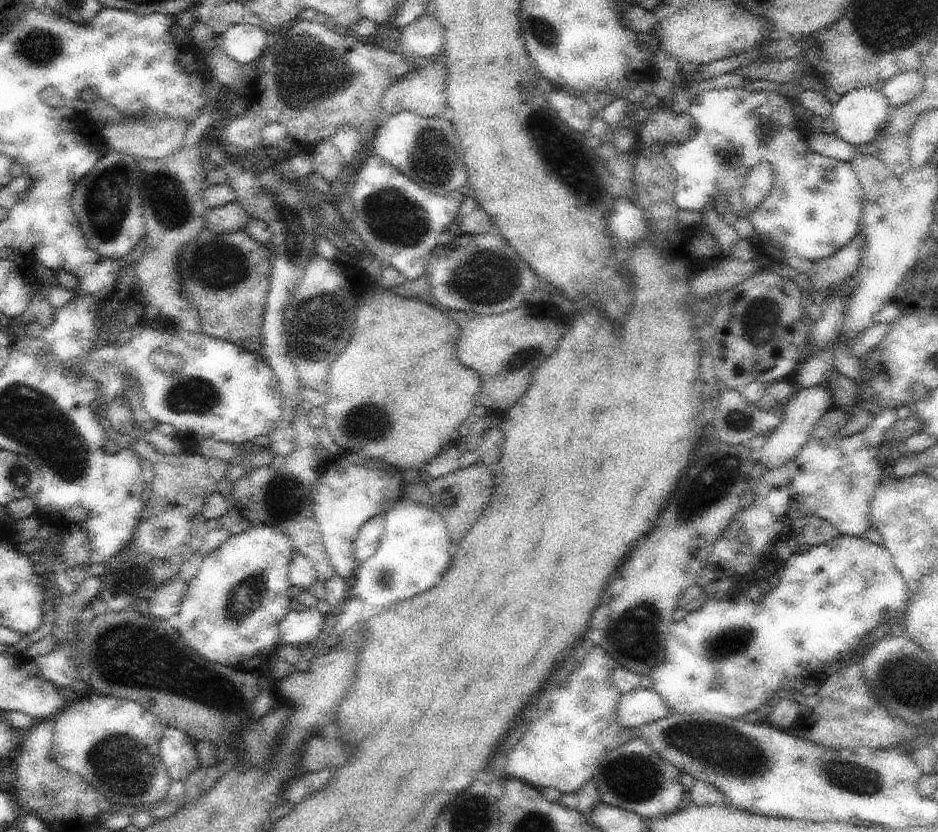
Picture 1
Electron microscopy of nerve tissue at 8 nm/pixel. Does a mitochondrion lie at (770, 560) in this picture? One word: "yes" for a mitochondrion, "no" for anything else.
no

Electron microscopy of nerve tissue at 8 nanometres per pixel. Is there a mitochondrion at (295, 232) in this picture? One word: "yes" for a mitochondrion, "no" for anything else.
yes

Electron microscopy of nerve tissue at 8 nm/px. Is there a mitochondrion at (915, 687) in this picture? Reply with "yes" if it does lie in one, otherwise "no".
yes

